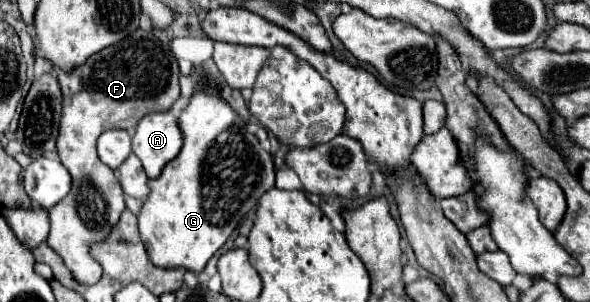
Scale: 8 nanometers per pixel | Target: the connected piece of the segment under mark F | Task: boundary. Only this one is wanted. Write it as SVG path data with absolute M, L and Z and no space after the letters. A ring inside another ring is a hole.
M137 29L125 39L121 39L119 43L111 45L109 49L103 49L93 57L89 57L85 65L75 67L71 73L63 73L61 69L55 69L53 75L57 75L63 93L63 115L61 115L59 137L57 137L57 153L61 157L61 163L71 173L73 187L69 195L49 211L51 231L47 243L63 257L65 265L71 269L73 277L79 283L97 283L101 277L101 265L89 255L89 243L95 243L109 235L111 227L119 221L119 215L125 211L125 195L115 171L99 161L95 143L103 131L121 129L121 127L133 129L141 117L171 109L171 105L179 99L179 67L167 43L159 41L153 33Z

